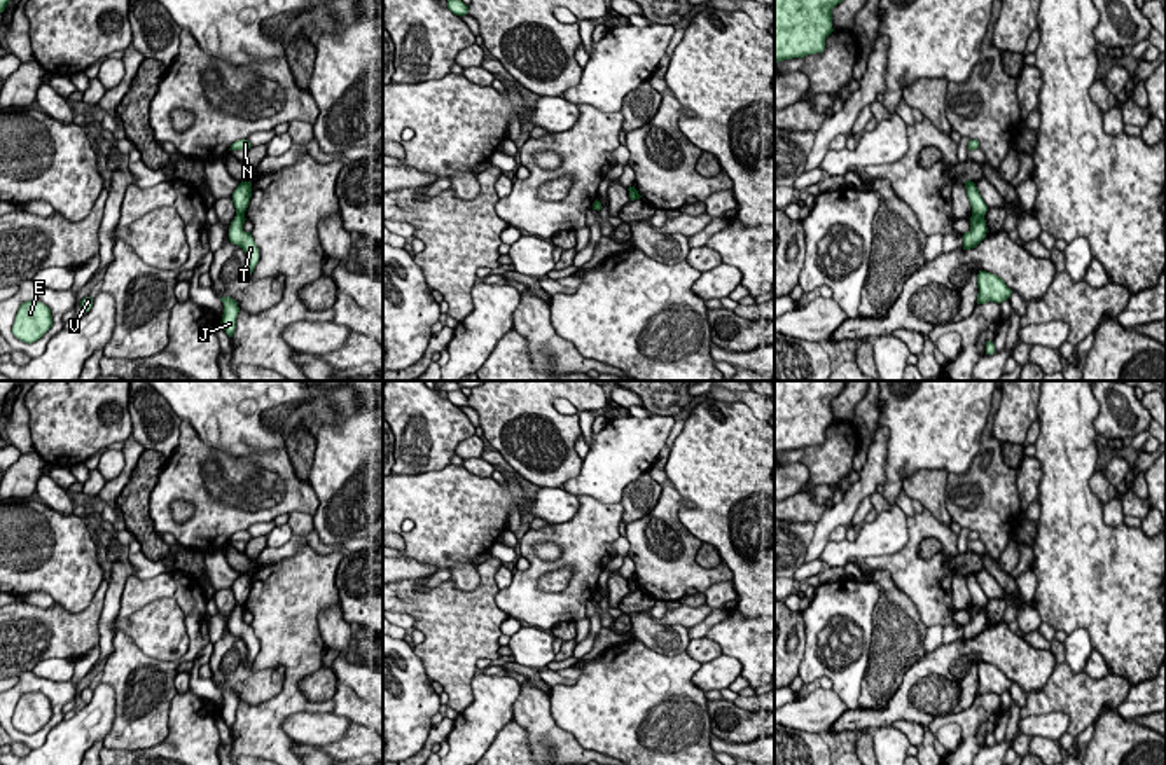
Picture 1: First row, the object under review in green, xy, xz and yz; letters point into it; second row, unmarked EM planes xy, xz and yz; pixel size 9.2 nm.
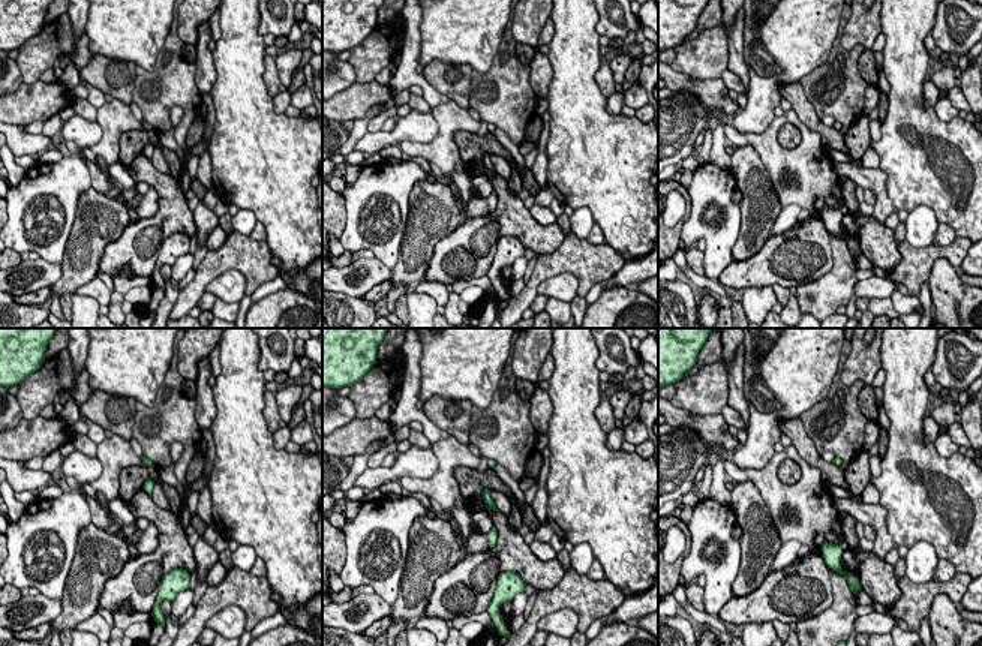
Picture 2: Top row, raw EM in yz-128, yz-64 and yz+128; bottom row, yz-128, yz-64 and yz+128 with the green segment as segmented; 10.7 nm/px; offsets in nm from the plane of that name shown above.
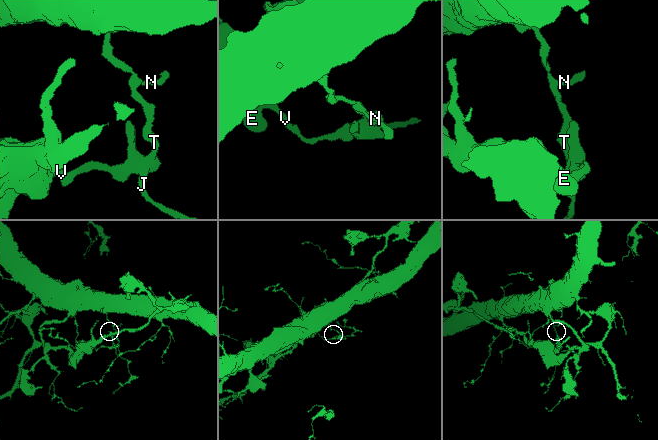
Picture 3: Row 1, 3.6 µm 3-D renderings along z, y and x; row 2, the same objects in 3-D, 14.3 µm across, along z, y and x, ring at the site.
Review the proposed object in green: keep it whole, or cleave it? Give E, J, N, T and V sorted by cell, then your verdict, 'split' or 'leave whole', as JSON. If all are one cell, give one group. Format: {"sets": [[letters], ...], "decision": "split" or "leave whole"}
{"sets": [["E", "J", "T", "V"], ["N"]], "decision": "split"}

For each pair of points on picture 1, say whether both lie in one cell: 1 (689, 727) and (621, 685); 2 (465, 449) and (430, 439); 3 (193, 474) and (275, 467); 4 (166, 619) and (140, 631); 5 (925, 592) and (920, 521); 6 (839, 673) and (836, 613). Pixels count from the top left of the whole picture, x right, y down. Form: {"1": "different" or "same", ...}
{"1": "same", "2": "different", "3": "same", "4": "same", "5": "same", "6": "same"}

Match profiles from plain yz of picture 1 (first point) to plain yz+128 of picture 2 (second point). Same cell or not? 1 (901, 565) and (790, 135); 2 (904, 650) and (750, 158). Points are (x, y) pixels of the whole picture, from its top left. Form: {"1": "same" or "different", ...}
{"1": "different", "2": "same"}

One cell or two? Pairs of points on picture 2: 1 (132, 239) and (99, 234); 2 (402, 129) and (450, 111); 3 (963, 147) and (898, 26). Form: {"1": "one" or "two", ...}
{"1": "two", "2": "two", "3": "one"}

